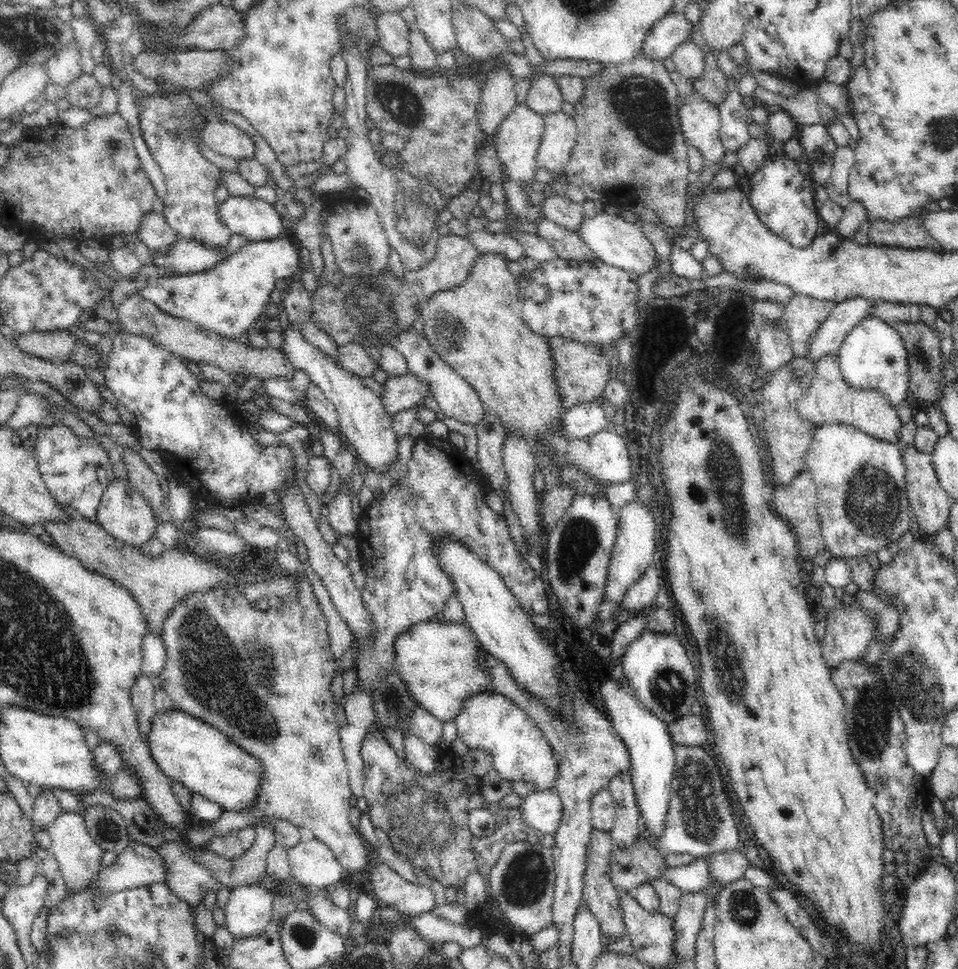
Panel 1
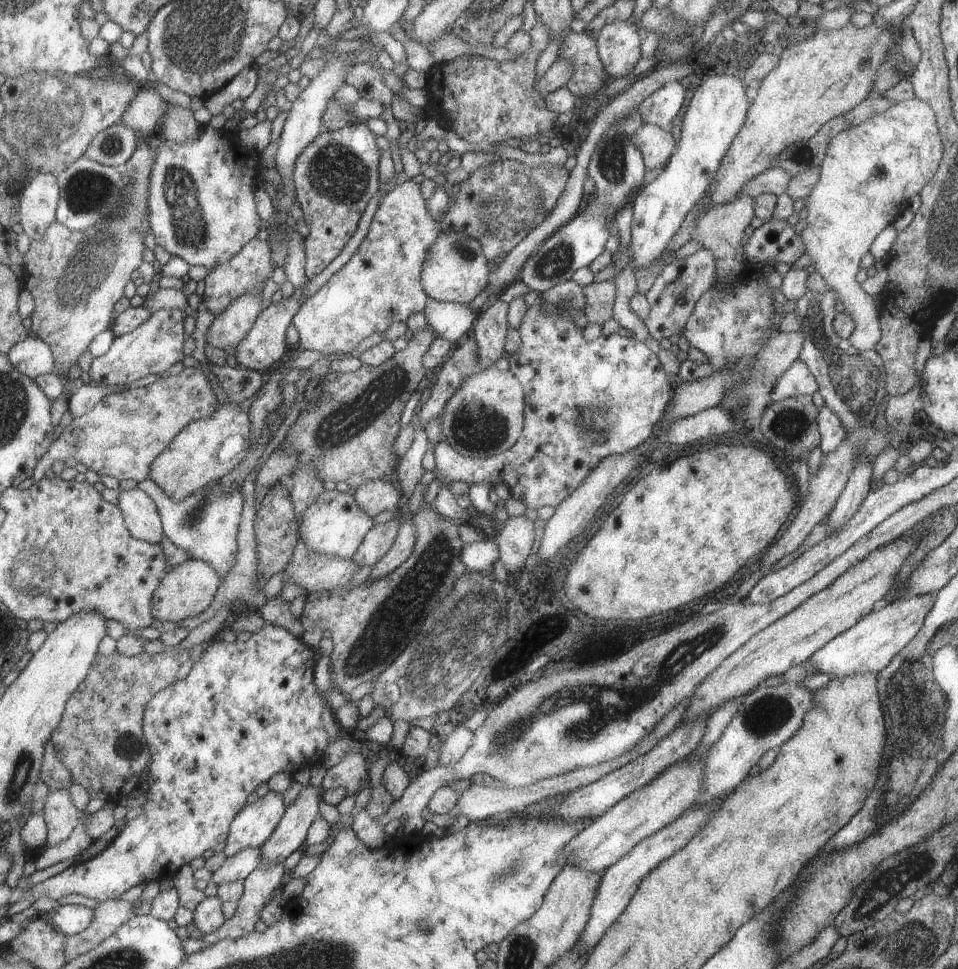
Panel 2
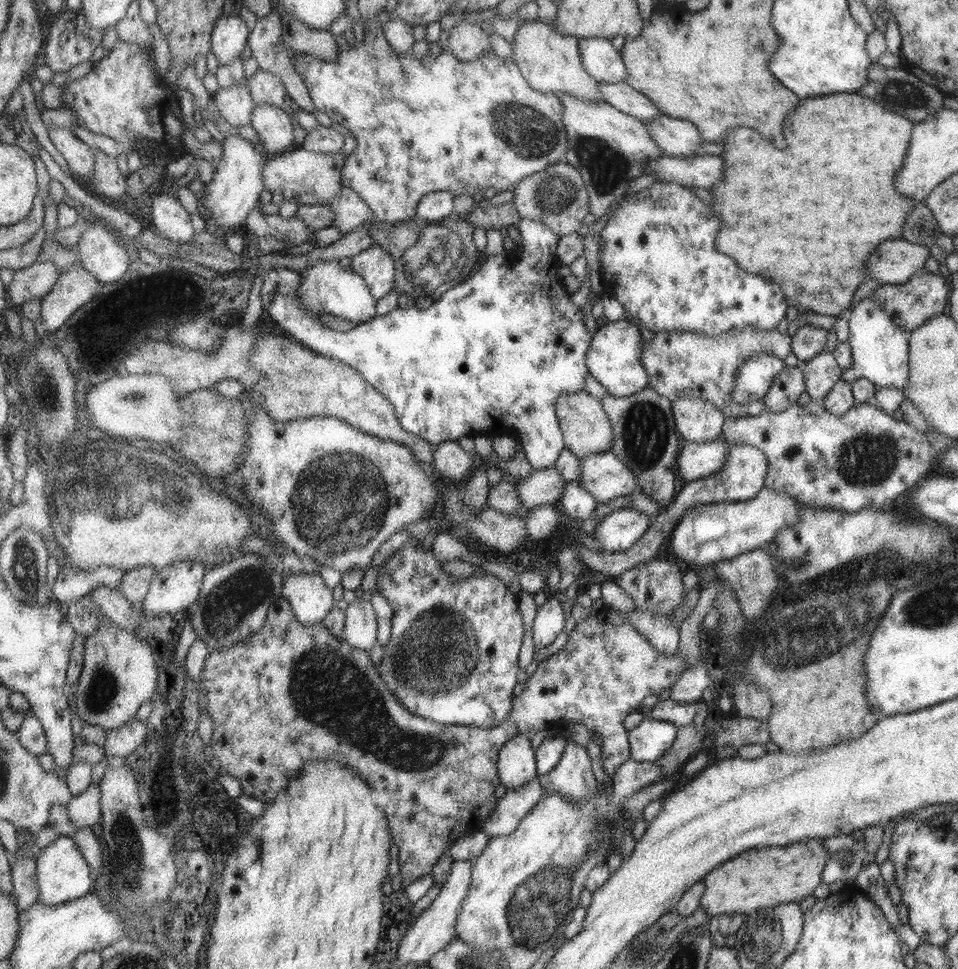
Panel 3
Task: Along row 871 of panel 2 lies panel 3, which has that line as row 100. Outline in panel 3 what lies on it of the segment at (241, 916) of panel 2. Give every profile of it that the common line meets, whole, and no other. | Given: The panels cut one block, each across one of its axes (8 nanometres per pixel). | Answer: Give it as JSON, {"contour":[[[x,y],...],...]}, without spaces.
{"contour":[[[257,70],[249,79],[250,95],[254,106],[268,103],[276,107],[283,107],[288,102],[286,87],[280,77],[272,75],[270,71]]]}

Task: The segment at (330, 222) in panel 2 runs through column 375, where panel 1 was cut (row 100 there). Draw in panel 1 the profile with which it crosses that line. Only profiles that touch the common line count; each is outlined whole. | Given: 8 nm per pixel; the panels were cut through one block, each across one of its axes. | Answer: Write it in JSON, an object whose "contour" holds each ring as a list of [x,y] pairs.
{"contour":[[[182,90],[180,94],[170,96],[160,96],[158,92],[138,96],[136,106],[140,106],[138,118],[145,143],[165,176],[163,218],[178,236],[185,240],[199,242],[214,249],[228,246],[232,231],[218,215],[219,203],[216,202],[214,194],[216,188],[222,184],[222,170],[200,154],[200,130],[206,127],[207,121],[196,102],[188,96],[186,90]]]}

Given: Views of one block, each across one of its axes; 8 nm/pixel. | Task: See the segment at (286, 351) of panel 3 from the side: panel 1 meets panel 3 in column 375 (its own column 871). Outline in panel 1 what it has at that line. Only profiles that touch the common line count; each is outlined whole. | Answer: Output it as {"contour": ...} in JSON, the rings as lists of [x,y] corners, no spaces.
{"contour":[[[826,353],[816,362],[815,375],[811,385],[806,389],[804,396],[797,402],[798,414],[802,419],[814,423],[816,426],[829,425],[830,423],[844,423],[856,427],[864,433],[883,441],[898,442],[902,422],[898,412],[886,394],[880,389],[858,389],[848,385],[839,368],[839,358],[836,353]]]}

